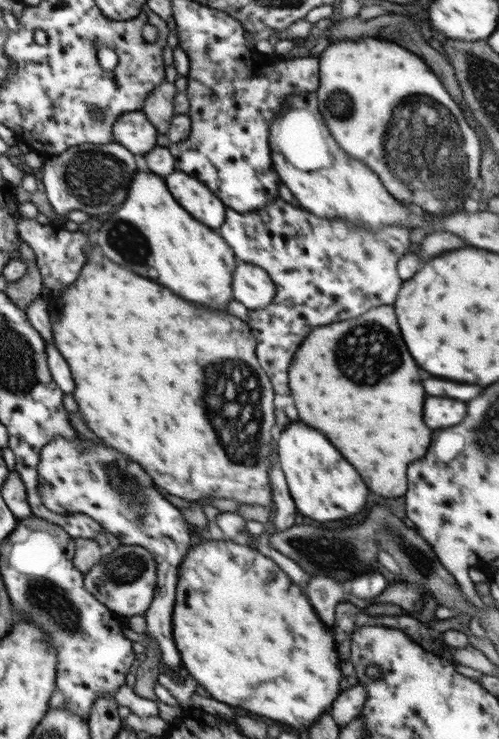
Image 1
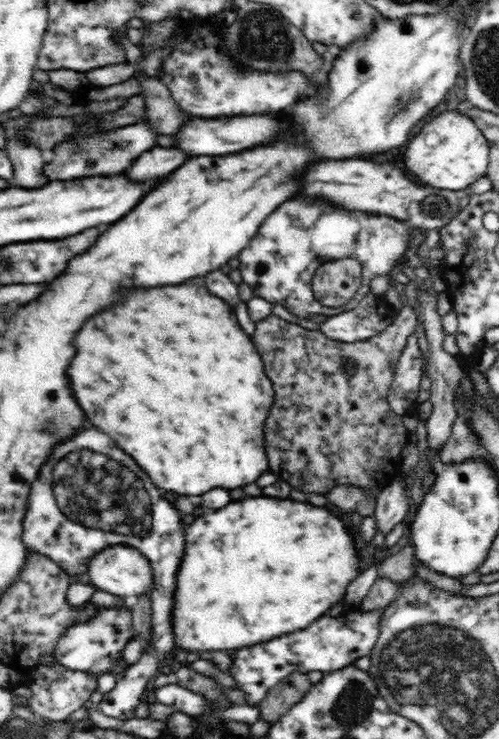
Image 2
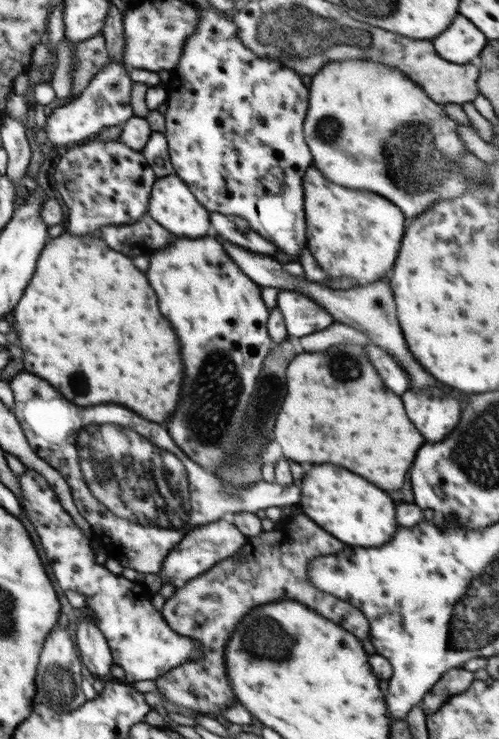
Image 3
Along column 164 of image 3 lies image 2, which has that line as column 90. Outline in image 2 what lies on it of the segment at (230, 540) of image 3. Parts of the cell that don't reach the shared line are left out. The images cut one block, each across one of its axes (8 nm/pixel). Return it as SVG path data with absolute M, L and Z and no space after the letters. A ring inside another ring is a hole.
M126 545L109 546L97 552L87 562L87 573L90 576L90 583L97 589L123 599L144 594L150 595L153 587L150 561L138 549Z

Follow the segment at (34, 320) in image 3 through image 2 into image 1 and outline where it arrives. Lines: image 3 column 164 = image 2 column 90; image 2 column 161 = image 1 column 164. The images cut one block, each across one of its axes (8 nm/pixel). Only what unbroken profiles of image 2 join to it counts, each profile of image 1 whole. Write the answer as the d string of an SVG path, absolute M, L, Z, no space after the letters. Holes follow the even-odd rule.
M89 236L90 241L88 241L88 248L90 251L86 253L86 263L76 278L74 283L68 285L68 290L64 289L58 297L54 298L52 302L49 303L49 318L50 324L52 324L52 338L54 338L54 344L56 348L62 352L62 356L66 358L66 362L70 364L70 370L72 370L72 378L74 378L74 382L76 382L76 388L74 388L74 400L78 403L78 411L82 414L82 418L84 422L87 424L88 428L92 430L92 432L96 432L98 438L100 438L106 445L114 447L116 451L120 450L120 452L124 452L130 460L136 460L136 463L142 464L144 466L144 470L150 474L152 480L158 484L157 488L164 488L168 494L174 494L174 496L180 496L180 498L186 498L186 500L200 500L200 498L208 498L208 496L220 496L220 498L228 498L234 499L239 504L260 504L262 506L271 506L274 503L272 500L272 488L270 488L270 478L268 478L268 450L270 450L270 430L272 430L272 426L274 426L274 422L276 422L274 418L274 389L270 380L270 377L266 374L266 371L262 369L260 363L258 362L258 357L256 357L256 337L252 335L252 331L250 331L250 327L240 318L235 315L224 314L224 312L216 312L216 310L204 310L204 308L200 308L200 306L192 306L190 302L184 302L182 298L178 298L178 296L174 296L168 288L164 288L164 286L160 286L160 284L156 284L156 282L152 282L152 280L148 280L148 278L142 278L142 276L138 276L138 274L134 274L134 272L130 272L130 270L126 270L126 268L122 268L122 266L118 266L118 264L114 264L112 260L108 260L107 255L103 253L103 251L99 248L98 244L96 244L95 236Z

